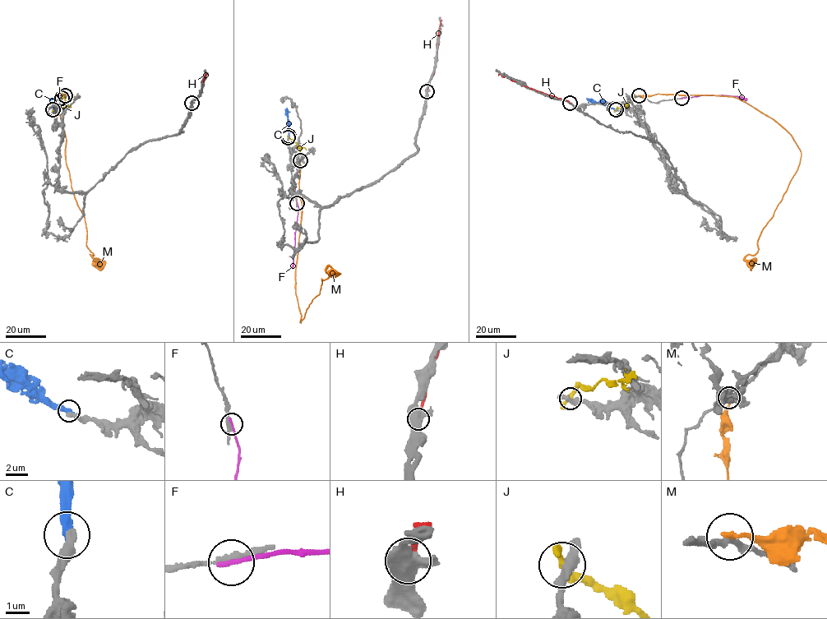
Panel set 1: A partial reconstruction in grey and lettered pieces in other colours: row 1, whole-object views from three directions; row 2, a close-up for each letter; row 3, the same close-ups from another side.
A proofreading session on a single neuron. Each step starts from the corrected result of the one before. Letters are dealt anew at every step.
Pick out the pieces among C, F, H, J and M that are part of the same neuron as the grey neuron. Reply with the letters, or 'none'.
C

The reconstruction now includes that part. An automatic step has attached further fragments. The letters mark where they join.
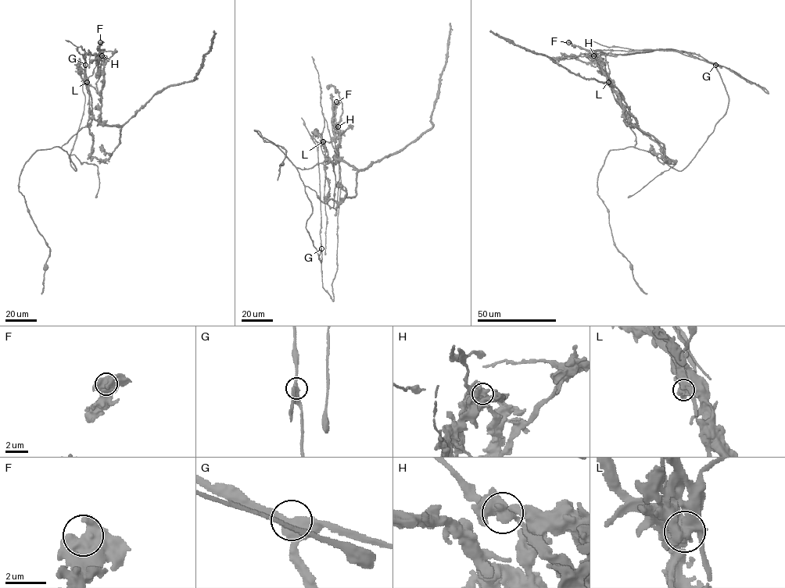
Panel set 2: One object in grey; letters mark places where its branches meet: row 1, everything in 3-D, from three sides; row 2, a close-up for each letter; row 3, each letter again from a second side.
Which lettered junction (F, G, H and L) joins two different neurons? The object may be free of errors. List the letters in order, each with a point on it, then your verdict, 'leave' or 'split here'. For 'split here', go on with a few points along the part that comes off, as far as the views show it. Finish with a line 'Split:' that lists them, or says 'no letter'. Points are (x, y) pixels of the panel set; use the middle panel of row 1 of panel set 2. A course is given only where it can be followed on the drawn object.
F: at (336, 101); leave
G: at (321, 248); leave
H: at (338, 126); leave
L: at (323, 141); split here; foreign part runs (323, 141), (324, 161), (297, 169), (312, 208), (306, 229), (333, 300), (335, 112)
Split: L

